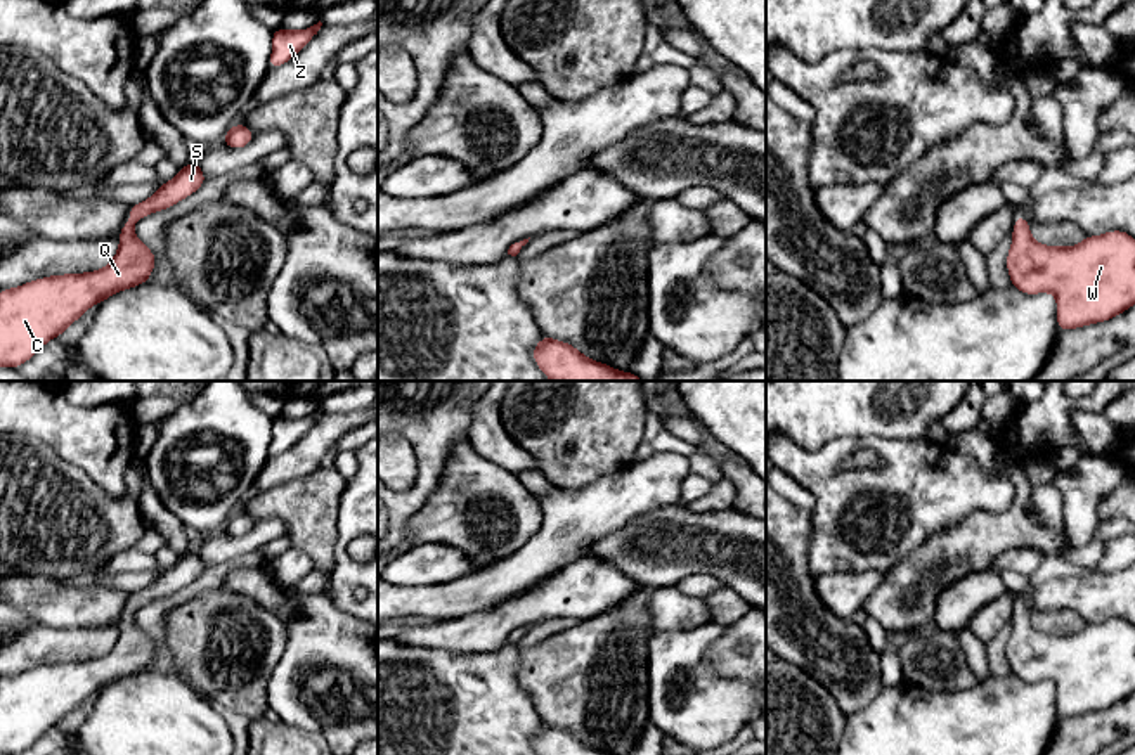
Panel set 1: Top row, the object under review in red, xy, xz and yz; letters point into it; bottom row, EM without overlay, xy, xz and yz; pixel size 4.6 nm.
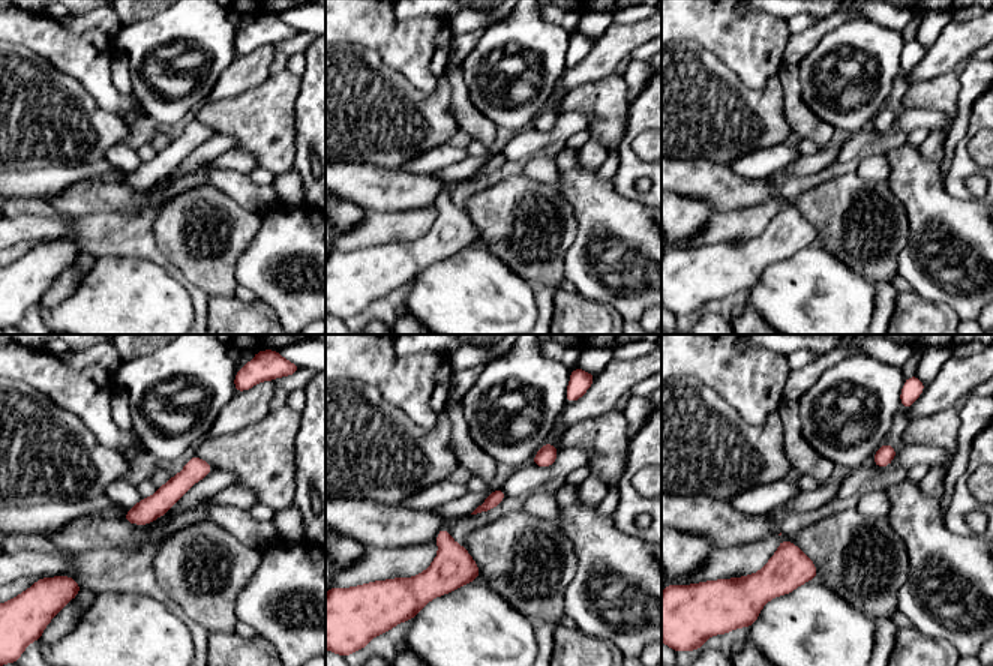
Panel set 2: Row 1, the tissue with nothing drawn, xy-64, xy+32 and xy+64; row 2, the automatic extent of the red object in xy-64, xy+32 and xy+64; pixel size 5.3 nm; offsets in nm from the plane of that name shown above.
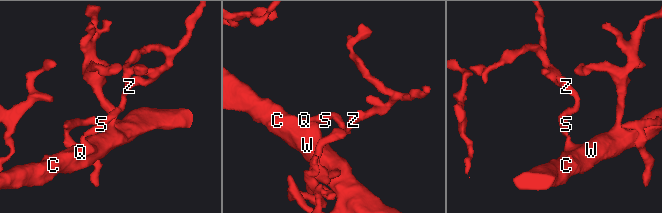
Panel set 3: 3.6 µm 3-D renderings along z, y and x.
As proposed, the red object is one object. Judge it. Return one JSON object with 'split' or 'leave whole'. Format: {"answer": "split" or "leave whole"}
{"answer": "leave whole"}

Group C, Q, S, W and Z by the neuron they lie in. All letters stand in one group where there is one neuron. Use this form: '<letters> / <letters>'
C Q S W Z

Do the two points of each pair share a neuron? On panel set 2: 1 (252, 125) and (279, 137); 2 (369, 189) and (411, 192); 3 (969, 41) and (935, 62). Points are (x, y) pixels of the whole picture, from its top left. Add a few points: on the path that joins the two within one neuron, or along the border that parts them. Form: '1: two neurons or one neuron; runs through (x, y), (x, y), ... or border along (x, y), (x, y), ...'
1: one neuron; runs through (258, 125), (263, 125), (273, 135)
2: one neuron; runs through (380, 191), (383, 194), (401, 192)
3: one neuron; runs through (960, 41), (944, 54)

